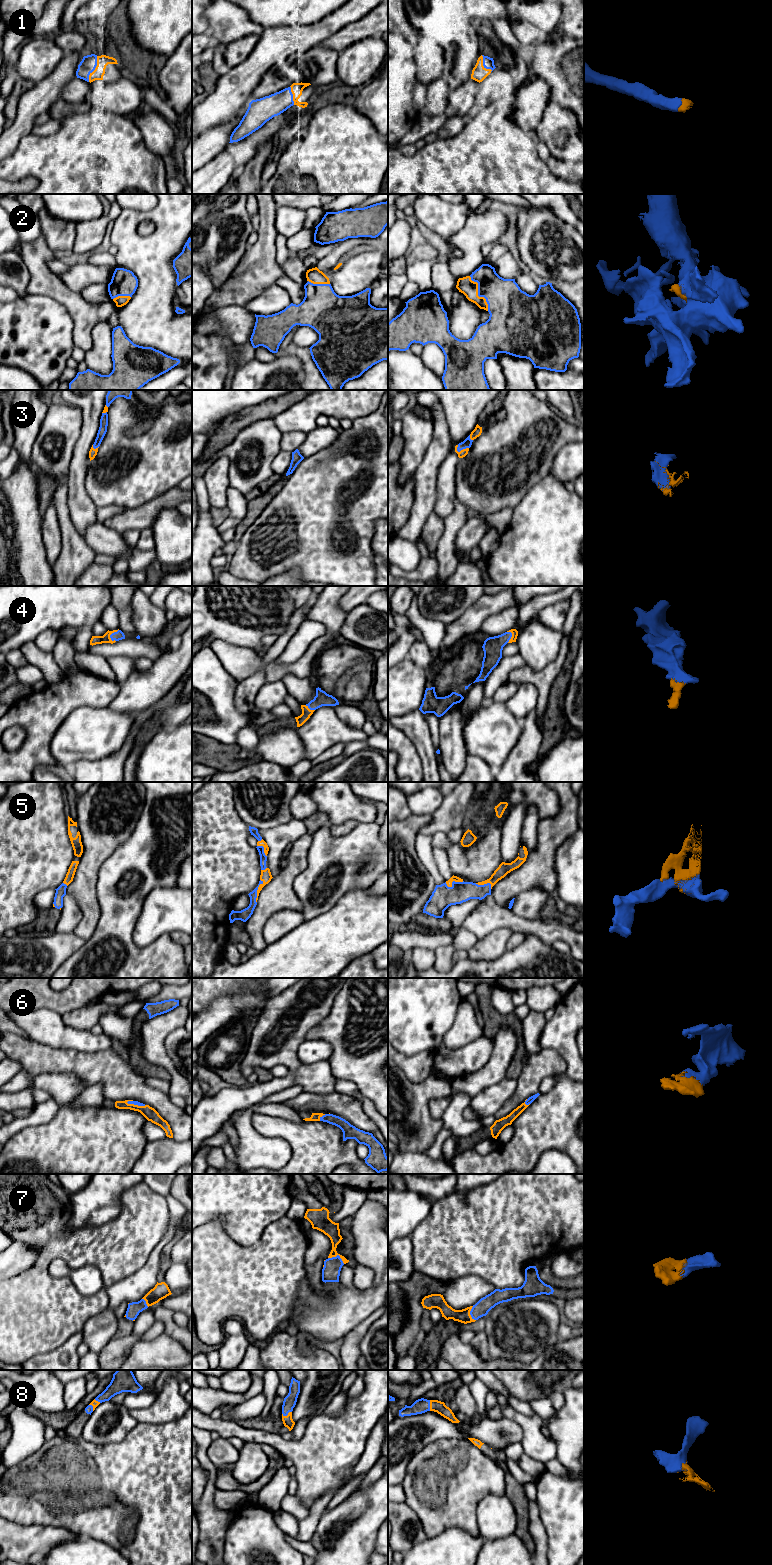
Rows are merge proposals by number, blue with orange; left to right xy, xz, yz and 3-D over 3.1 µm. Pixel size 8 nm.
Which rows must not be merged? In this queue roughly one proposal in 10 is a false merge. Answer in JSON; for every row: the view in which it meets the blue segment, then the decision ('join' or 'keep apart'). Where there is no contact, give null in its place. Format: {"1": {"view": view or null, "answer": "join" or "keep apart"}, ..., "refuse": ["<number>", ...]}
{"1": {"view": "xy", "answer": "join"}, "2": {"view": "yz", "answer": "join"}, "3": {"view": "yz", "answer": "join"}, "4": {"view": "xy", "answer": "join"}, "5": {"view": "xz", "answer": "join"}, "6": {"view": "xz", "answer": "join"}, "7": {"view": "xz", "answer": "join"}, "8": {"view": "xz", "answer": "join"}, "refuse": []}

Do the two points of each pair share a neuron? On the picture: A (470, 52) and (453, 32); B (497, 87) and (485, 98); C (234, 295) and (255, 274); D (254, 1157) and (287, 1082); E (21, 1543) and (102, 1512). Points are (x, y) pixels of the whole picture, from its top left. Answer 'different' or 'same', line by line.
A: same
B: same
C: same
D: different
E: different

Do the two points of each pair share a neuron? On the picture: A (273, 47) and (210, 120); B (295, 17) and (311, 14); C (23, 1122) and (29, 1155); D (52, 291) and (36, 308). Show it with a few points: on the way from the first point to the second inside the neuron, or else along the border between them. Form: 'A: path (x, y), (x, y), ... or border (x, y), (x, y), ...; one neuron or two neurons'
A: path (255, 65), (237, 84), (224, 102); one neuron
B: path (299, 14), (307, 14); one neuron
C: border (47, 1123), (25, 1127), (10, 1138); two neurons
D: border (27, 293), (47, 295), (59, 302), (67, 310); two neurons

